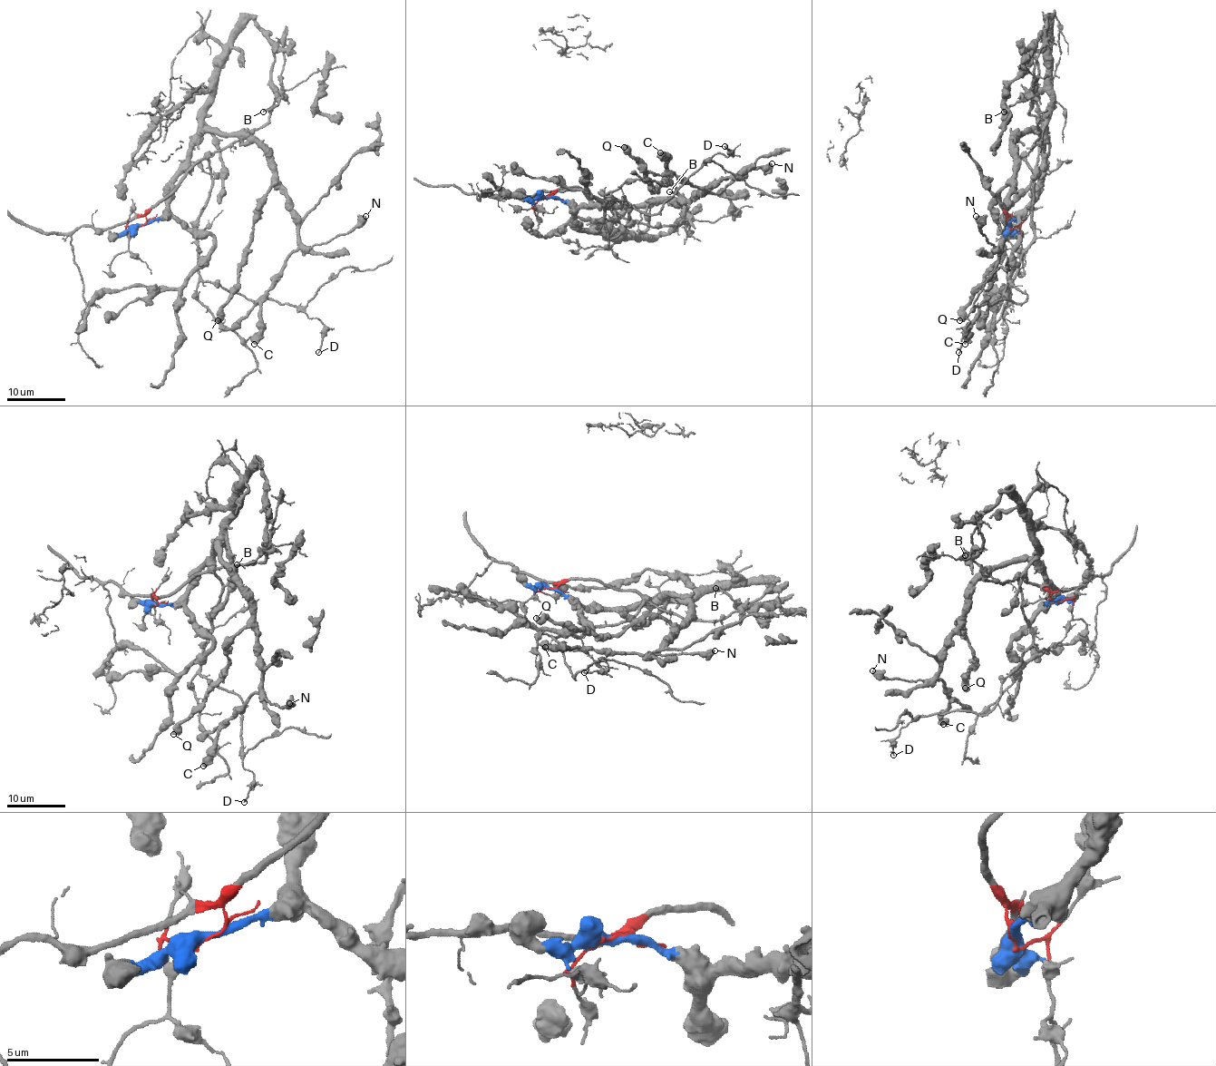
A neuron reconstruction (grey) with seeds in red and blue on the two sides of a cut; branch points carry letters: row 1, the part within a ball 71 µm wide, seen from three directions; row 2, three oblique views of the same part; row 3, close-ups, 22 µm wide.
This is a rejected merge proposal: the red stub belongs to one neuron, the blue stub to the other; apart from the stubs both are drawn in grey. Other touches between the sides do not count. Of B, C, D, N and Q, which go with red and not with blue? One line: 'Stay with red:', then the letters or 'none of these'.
Stay with red: D

